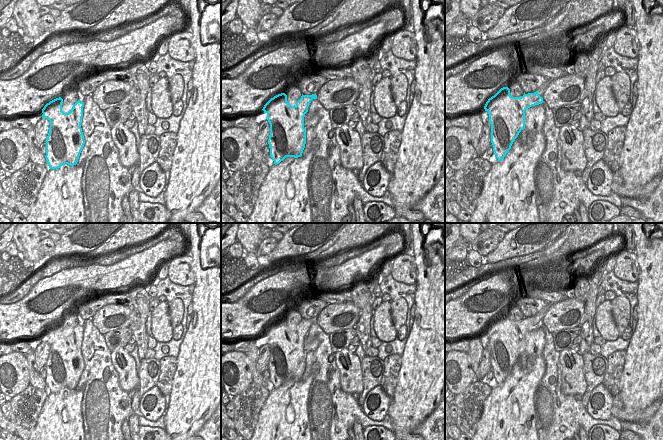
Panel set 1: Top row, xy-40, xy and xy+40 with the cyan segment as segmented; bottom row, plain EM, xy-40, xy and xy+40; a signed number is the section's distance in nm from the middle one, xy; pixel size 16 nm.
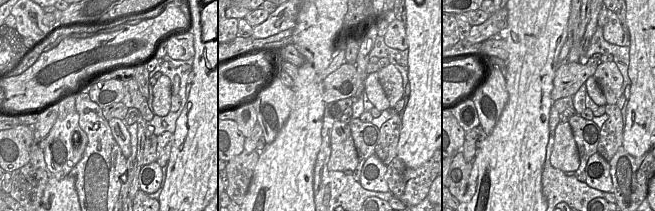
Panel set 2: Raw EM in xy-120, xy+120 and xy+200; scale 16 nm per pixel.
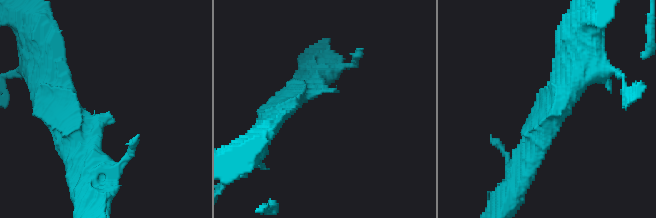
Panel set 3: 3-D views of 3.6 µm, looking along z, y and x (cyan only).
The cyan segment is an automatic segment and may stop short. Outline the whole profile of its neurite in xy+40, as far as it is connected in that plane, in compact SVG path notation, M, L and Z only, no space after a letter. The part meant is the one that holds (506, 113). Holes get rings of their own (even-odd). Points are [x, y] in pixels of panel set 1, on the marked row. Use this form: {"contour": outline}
{"contour": "M508 87L501 88L488 99L484 109L489 114L491 143L498 161L504 159L519 133L525 128L525 111L543 102L538 91L513 97Z"}

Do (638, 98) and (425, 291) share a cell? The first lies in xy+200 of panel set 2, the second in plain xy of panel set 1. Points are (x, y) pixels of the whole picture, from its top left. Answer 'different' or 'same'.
same

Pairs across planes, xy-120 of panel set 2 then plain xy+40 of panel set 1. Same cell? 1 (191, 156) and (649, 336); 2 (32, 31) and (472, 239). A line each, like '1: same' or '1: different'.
1: same
2: same

